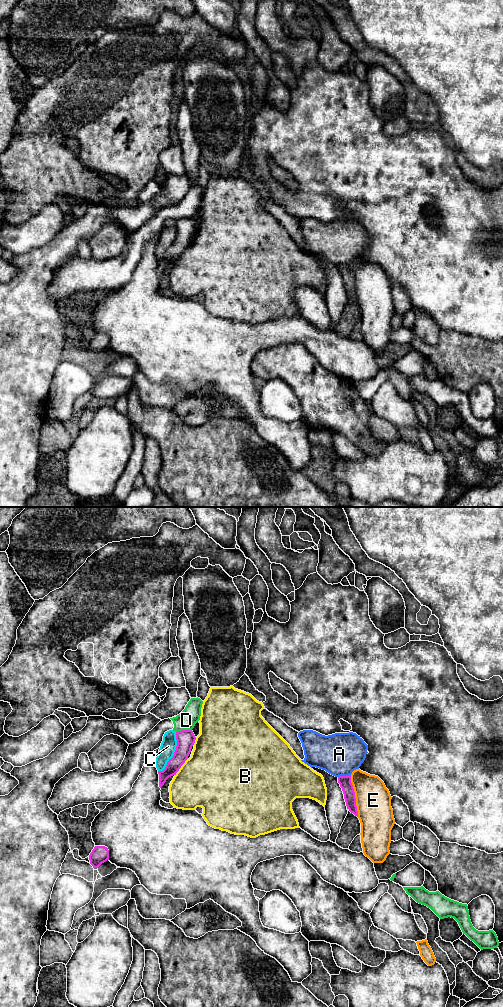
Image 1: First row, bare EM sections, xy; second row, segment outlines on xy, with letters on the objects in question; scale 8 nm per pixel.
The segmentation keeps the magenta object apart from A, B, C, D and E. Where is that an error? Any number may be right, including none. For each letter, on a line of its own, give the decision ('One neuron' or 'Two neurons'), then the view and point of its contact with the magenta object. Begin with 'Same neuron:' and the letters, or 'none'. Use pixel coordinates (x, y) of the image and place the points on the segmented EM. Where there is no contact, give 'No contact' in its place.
Same neuron: none
A: Two neurons. Touches magenta at xy (344, 776)
B: Two neurons. Touches magenta at xy (180, 767)
C: Two neurons. Touches magenta at xy (174, 753)
D: Two neurons. Touches magenta at xy (183, 730)
E: Two neurons. Touches magenta at xy (354, 796)

